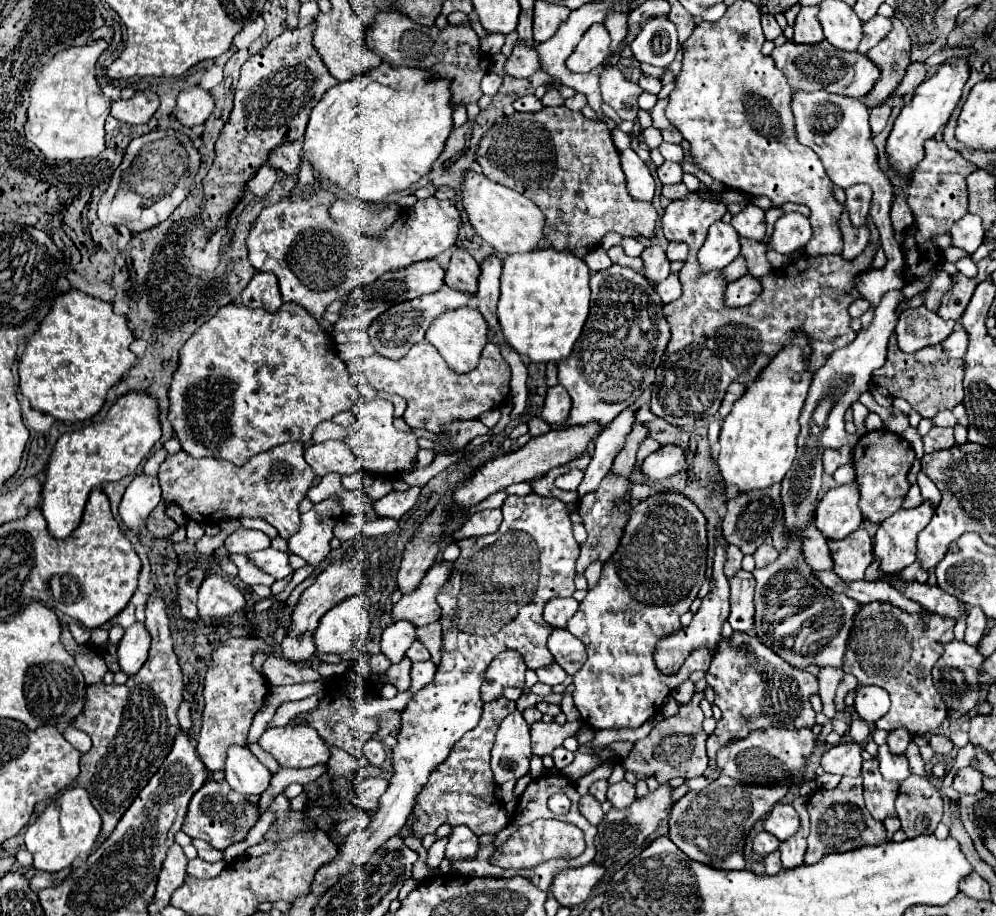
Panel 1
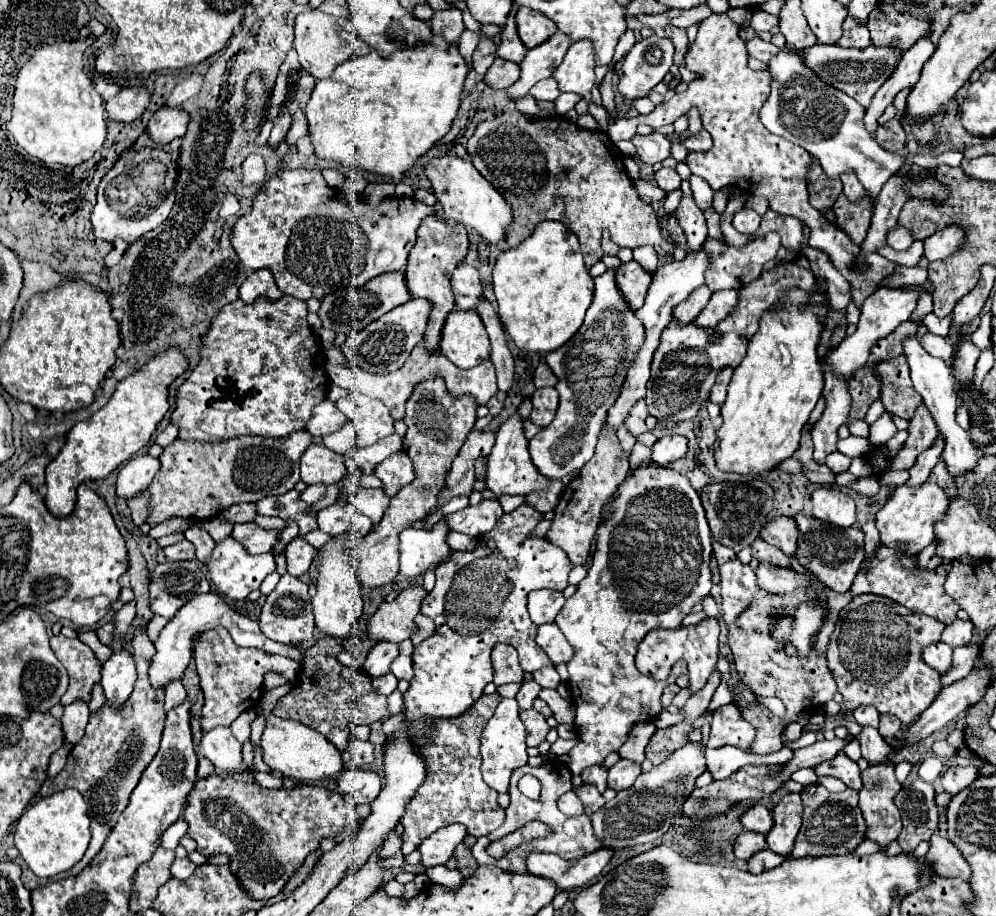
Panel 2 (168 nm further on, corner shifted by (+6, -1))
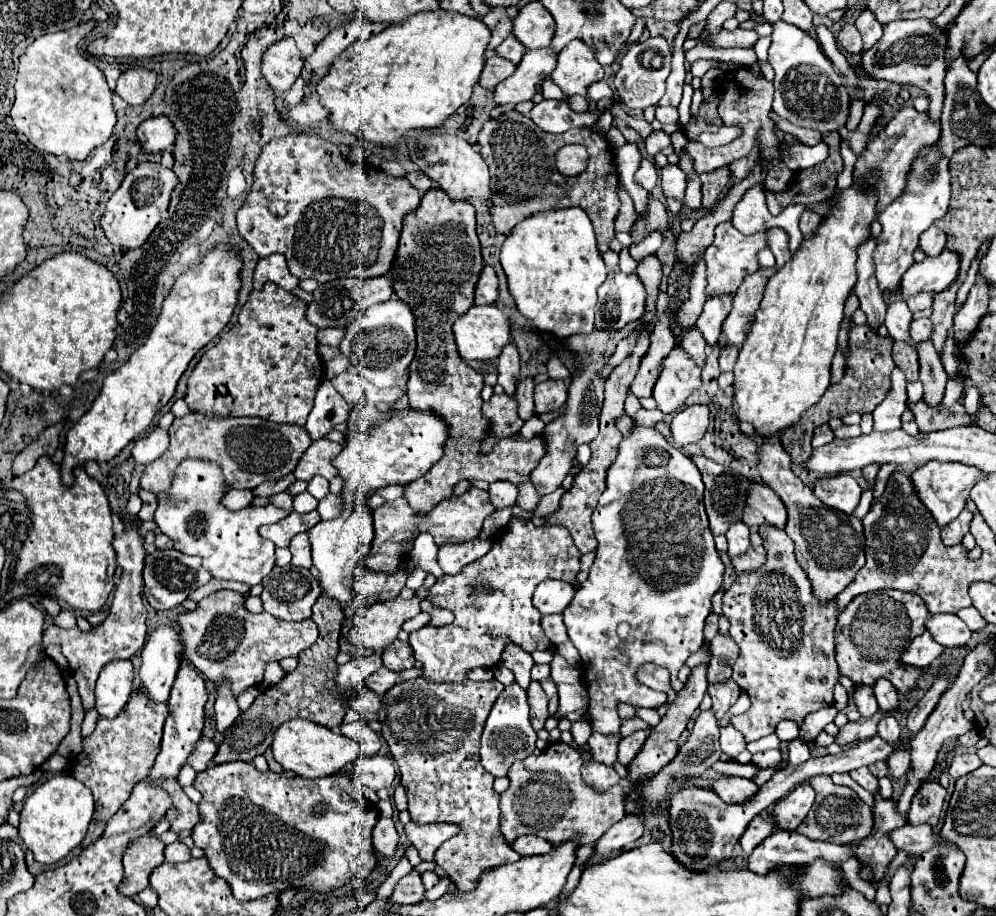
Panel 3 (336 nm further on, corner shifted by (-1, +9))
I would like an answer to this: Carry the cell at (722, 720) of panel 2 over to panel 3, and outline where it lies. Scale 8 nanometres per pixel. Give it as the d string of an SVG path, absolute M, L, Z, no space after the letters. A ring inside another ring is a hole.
M731 679L725 683L709 685L709 695L713 699L713 715L717 717L717 723L721 723L721 719L729 713L729 707L739 697L739 685Z

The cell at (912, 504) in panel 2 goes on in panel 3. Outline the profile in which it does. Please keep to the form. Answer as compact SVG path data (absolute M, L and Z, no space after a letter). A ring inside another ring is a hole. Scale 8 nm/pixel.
M929 461L911 473L911 481L917 497L921 497L921 503L925 505L925 509L933 513L933 519L937 521L939 527L945 527L963 511L969 489L977 483L977 479L979 479L977 469L969 465L957 465L957 463L945 463L945 461Z

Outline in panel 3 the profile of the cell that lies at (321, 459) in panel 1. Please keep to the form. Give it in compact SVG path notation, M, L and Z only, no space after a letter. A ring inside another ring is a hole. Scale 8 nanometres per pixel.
M317 439L299 459L295 469L295 477L299 481L311 481L313 475L323 475L325 479L333 479L337 475L337 467L333 467L333 457L341 451L341 443L333 443L329 439Z

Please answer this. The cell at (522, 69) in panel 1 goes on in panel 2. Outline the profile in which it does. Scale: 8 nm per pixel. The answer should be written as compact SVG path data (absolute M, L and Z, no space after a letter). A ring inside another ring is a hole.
M494 59L492 67L486 71L482 81L492 89L506 89L518 81L518 65L508 63L504 59Z

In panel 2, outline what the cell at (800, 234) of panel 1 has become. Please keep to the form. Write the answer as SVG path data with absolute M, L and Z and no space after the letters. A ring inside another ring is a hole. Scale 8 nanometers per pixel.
M766 233L762 237L756 237L752 239L750 243L746 243L744 247L732 247L720 239L706 239L704 241L704 251L708 253L710 257L710 265L708 269L704 271L706 275L706 285L712 293L716 291L722 291L722 289L736 289L736 279L742 285L748 285L750 281L758 279L758 275L762 273L762 265L770 259L776 257L776 251L780 249L780 235L778 233Z

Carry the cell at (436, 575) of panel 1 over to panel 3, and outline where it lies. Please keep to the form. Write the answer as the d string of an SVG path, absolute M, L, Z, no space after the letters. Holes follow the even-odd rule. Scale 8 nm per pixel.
M417 595L411 599L395 597L358 610L352 618L351 643L371 651L385 649L385 645L397 639L401 625L421 613L419 603L421 599Z

